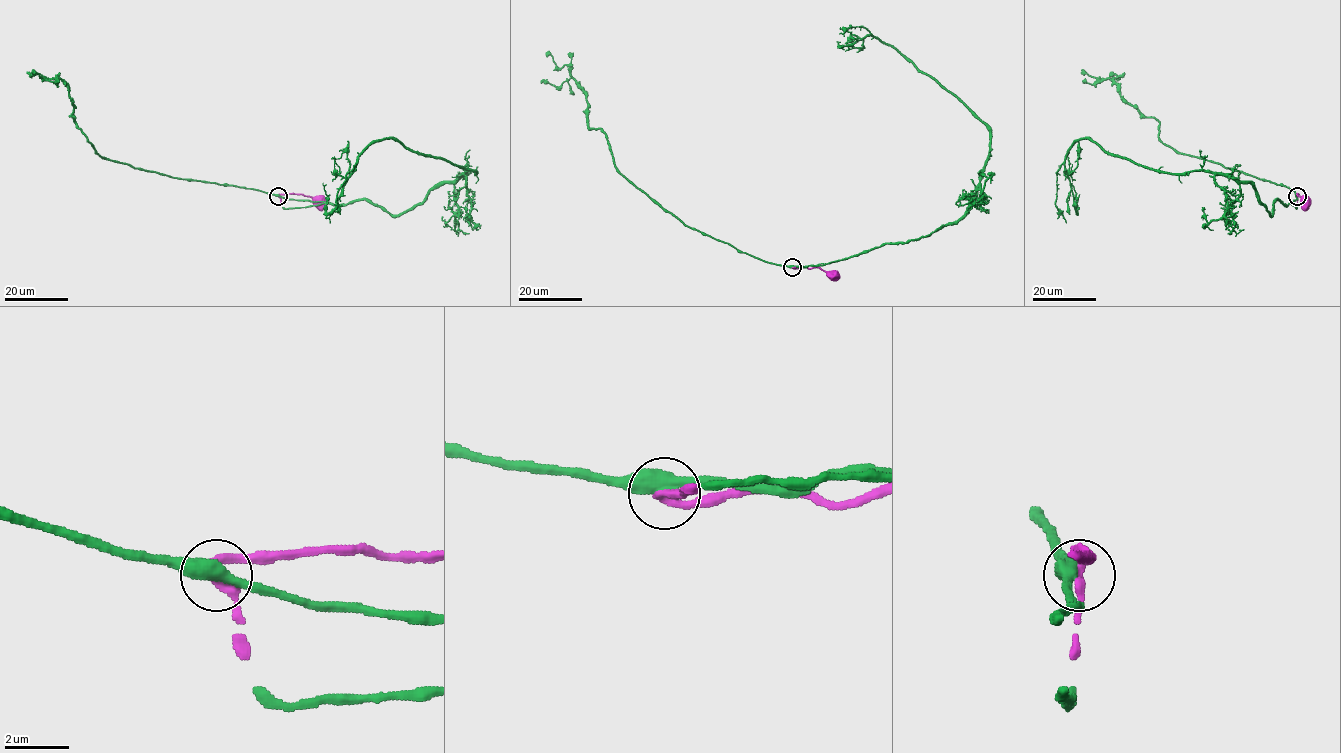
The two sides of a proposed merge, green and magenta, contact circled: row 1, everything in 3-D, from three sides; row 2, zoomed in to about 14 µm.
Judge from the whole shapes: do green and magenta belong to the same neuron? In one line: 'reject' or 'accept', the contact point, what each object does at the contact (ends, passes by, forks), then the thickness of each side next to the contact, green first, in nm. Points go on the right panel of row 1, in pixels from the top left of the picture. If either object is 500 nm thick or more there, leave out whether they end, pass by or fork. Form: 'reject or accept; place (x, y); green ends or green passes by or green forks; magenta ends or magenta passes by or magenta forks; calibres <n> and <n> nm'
accept; place (1297, 196); green passes by; magenta passes by; calibres 480 and 280 nm

